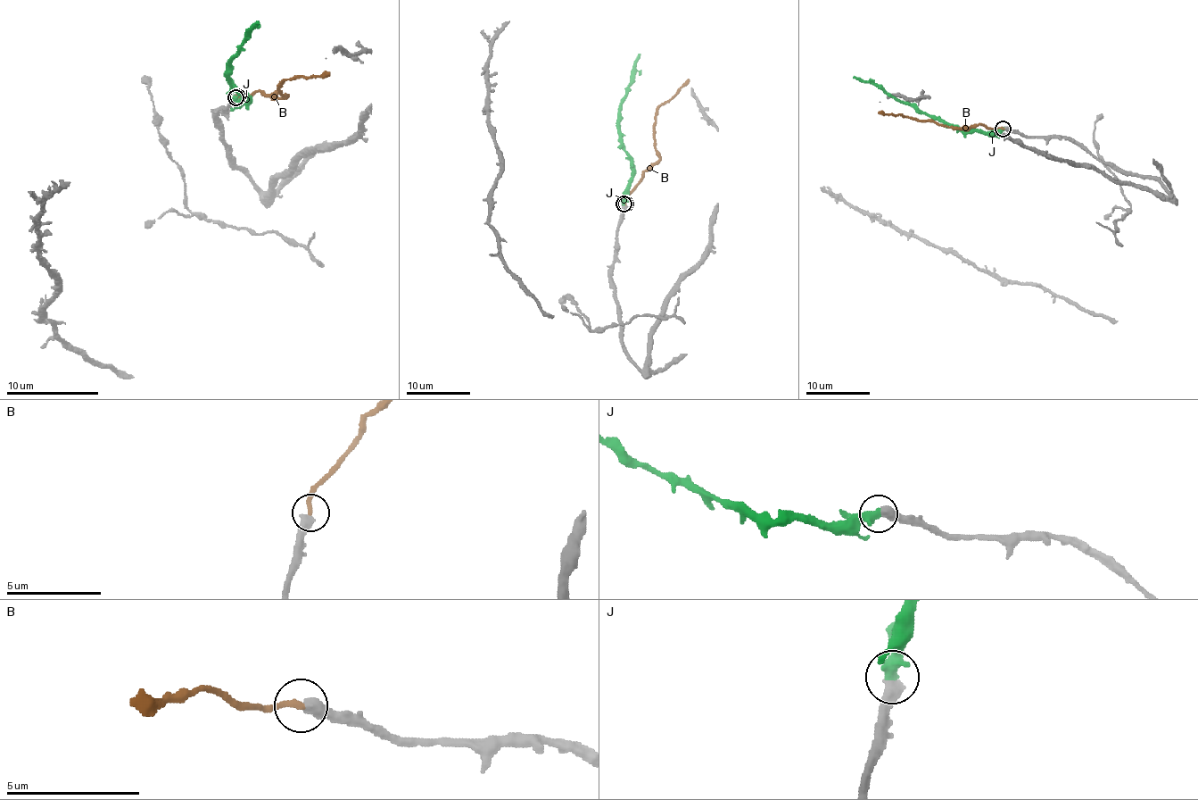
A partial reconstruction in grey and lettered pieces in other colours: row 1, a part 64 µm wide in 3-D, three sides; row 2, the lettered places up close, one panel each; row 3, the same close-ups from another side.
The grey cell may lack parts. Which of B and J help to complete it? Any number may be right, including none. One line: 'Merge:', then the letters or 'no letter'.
Merge: J

